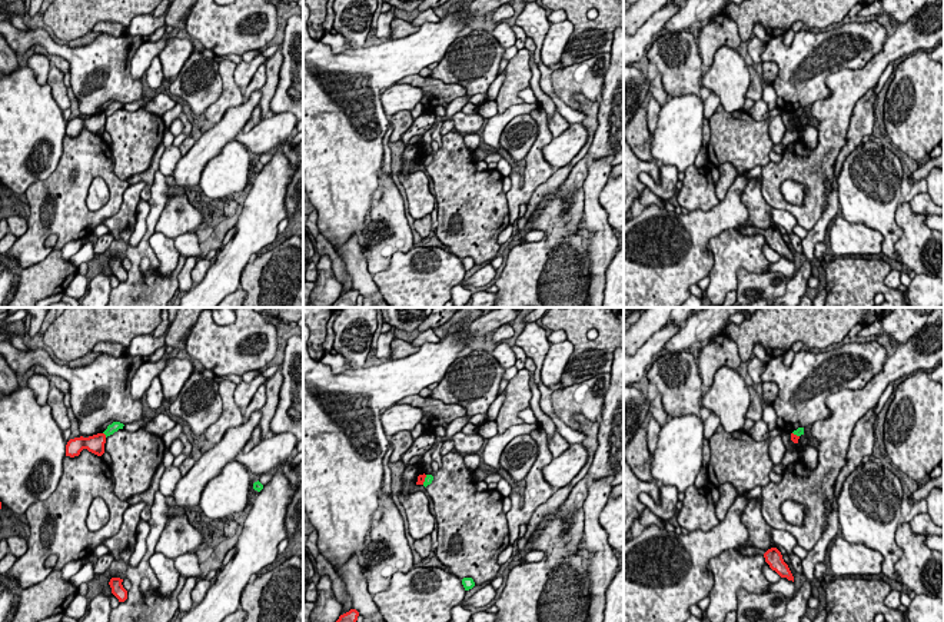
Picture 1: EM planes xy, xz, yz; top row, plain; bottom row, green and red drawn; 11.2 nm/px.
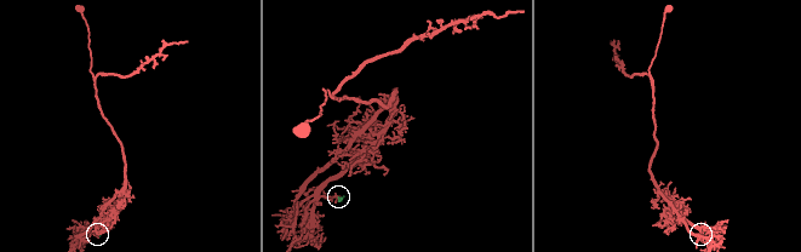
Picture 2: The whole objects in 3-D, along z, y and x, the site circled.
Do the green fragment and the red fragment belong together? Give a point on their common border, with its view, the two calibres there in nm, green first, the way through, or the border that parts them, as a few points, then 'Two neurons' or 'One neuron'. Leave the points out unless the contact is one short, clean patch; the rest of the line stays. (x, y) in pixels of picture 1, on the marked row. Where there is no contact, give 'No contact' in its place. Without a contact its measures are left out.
Touches green at xy (105, 433). Thickness 120 nm (green) against 200 nm. Boundary: xy (103, 432), (106, 436). Two neurons

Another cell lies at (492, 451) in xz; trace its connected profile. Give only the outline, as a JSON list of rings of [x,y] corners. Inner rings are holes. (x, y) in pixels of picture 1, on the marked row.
[[[539,422],[528,425],[515,425],[509,429],[506,429],[503,433],[499,433],[491,439],[488,439],[488,443],[483,446],[483,453],[481,459],[485,465],[492,466],[493,469],[499,469],[499,460],[503,449],[506,445],[516,436],[521,435],[529,435],[534,429],[539,428]]]

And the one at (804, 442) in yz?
[[[781,432],[781,438],[784,440],[787,450],[792,450],[797,453],[801,453],[808,446],[815,446],[812,440],[808,439],[805,435],[801,435],[797,443],[791,440],[791,433]]]

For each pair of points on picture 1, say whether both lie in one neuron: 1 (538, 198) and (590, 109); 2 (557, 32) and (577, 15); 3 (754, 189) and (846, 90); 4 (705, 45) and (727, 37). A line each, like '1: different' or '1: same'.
1: same
2: different
3: different
4: same

